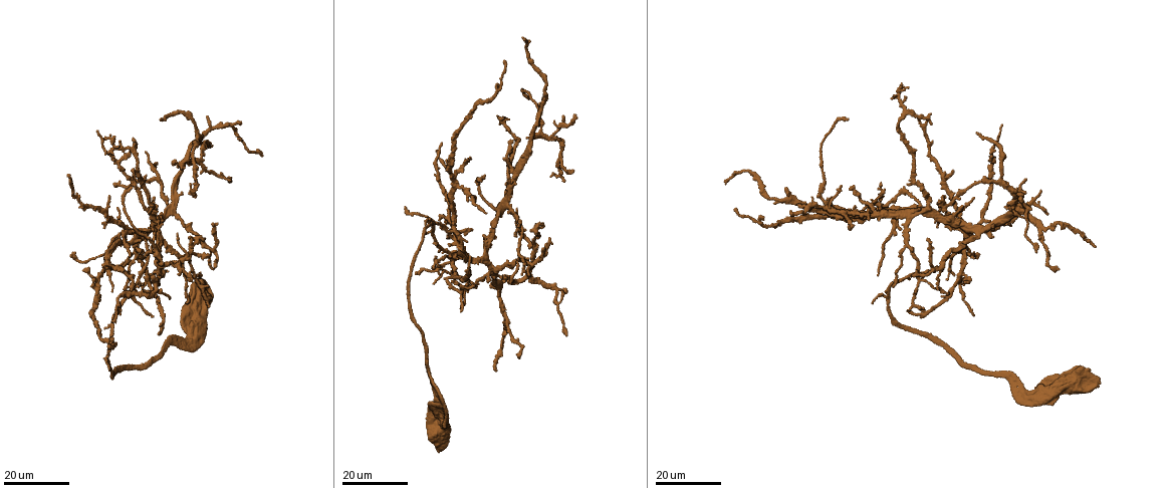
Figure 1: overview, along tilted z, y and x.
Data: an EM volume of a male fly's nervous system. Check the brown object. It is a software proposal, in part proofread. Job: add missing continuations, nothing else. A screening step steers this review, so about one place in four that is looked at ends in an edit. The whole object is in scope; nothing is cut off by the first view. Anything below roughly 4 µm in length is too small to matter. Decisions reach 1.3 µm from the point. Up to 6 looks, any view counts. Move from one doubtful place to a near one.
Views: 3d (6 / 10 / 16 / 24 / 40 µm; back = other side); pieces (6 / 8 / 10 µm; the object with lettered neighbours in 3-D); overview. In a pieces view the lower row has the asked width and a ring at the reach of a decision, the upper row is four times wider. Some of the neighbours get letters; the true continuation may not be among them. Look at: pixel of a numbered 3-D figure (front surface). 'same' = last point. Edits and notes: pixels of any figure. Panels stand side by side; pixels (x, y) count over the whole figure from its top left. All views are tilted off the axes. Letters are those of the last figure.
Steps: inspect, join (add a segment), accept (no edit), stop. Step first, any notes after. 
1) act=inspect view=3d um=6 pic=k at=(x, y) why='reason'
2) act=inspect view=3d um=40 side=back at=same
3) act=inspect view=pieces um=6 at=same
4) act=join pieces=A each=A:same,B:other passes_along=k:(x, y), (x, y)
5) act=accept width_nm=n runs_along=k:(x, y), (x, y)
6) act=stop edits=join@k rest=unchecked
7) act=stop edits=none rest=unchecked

act=inspect view=3d um=24 pic=1 at=(487, 281)

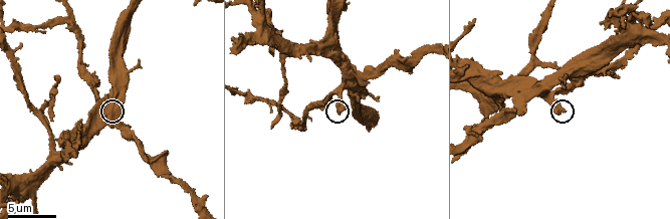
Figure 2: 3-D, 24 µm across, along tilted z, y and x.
act=inspect view=pieces um=10 pic=2 at=(564, 112)

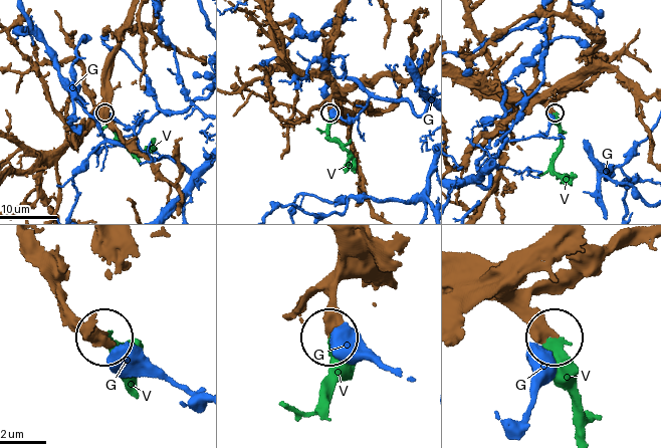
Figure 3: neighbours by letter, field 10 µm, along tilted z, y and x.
act=join pieces=V each=G:other,V:same found='the neuron continues'

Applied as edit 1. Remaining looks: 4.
act=inspect view=3d um=16 pic=1 at=(187, 302) why='end of a long branch'

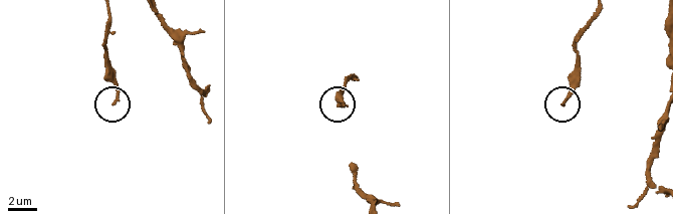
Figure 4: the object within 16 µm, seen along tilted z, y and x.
act=inspect view=pieces um=10 pic=4 at=(563, 103)

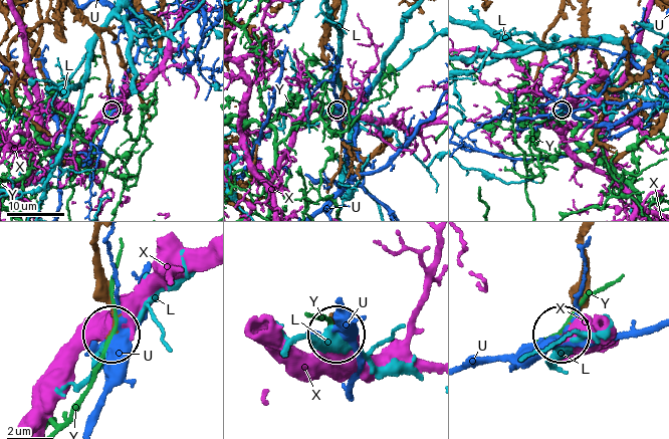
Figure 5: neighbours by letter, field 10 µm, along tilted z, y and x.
act=accept each=L:other,U:other,X:other,Y:other runs_along=5:(99, 238), (99, 287), (112, 331) found='no lettered segment goes on from it'

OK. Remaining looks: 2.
act=inspect view=3d um=16 pic=1 at=(110, 194) why='branch stops here'

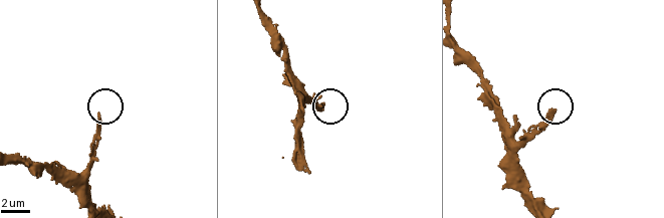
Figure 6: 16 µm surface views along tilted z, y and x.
act=inspect view=pieces um=6 pic=6 at=(550, 109)

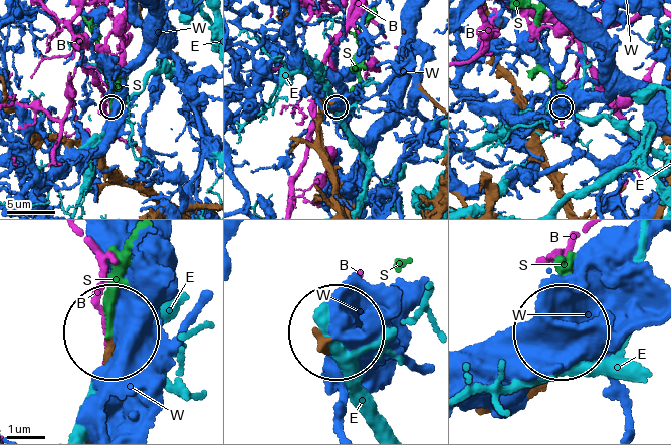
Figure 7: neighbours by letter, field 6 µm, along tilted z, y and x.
act=join pieces=S width_nm=230 each=B:other,E:other,S:same,W:other found='the neuron continues'

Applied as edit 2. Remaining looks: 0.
act=stop edits=join@3,join@7 rest=unchecked

